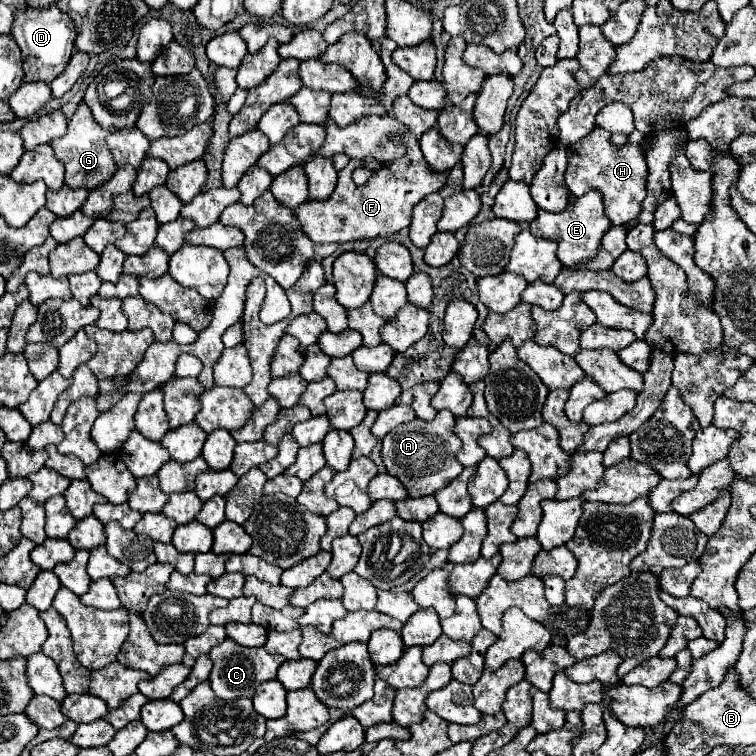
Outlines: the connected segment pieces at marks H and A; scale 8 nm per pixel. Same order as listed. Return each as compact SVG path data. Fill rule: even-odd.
M594 128L588 138L580 138L576 146L568 146L568 168L566 168L566 186L574 196L586 194L590 188L596 188L604 194L606 216L612 224L630 226L638 224L638 214L642 200L646 198L646 160L640 152L638 142L644 138L638 130L630 134L630 142L622 148L610 144L610 132L602 128Z
M440 410L430 422L414 418L386 434L382 440L382 460L388 474L404 484L410 498L422 498L436 494L462 472L464 466L456 460L456 452L462 448L460 444L454 434L454 416L448 410Z

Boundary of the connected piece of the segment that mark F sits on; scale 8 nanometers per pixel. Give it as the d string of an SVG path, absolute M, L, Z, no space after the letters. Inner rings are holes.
M410 130L392 134L390 138L394 142L404 144L406 154L402 158L380 162L378 168L370 168L372 176L362 186L356 186L352 182L352 172L356 168L368 168L368 166L364 160L350 160L348 166L340 170L338 186L328 200L322 200L322 202L306 200L304 204L300 204L300 208L292 210L292 214L296 214L300 222L300 228L304 230L304 234L308 234L312 242L328 244L328 242L352 242L352 240L378 240L378 238L392 236L402 228L410 226L412 208L424 196L444 186L448 172L434 174L434 170L428 170L428 164L424 162L418 140Z

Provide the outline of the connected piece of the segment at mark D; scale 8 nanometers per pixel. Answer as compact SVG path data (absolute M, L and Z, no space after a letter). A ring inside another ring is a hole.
M56 4L48 8L32 8L20 10L12 24L12 36L22 50L22 68L24 68L24 82L44 82L50 84L68 64L74 52L74 22L68 14L64 14Z

